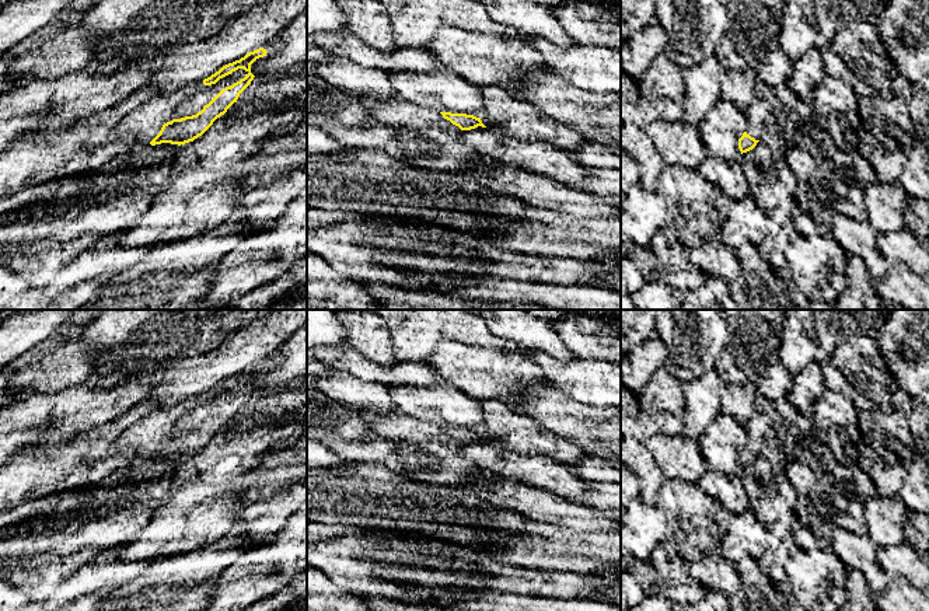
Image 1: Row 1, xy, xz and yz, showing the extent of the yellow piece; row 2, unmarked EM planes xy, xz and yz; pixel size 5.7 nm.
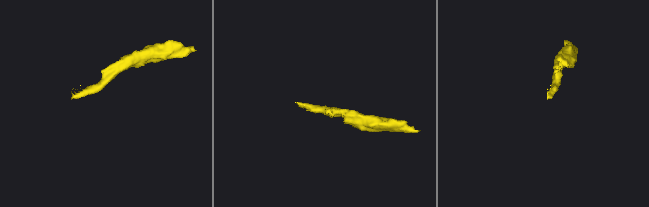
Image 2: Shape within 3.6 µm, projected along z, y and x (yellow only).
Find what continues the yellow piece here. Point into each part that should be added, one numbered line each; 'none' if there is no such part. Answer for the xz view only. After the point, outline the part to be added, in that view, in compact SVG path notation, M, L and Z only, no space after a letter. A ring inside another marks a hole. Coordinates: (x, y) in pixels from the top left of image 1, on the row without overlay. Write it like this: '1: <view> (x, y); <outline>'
1: xz (395, 425); M360 411L360 413L369 426L369 430L377 437L391 440L418 440L425 443L437 441L453 447L461 444L458 440L444 433L440 426L425 423L401 412L376 413L370 411Z

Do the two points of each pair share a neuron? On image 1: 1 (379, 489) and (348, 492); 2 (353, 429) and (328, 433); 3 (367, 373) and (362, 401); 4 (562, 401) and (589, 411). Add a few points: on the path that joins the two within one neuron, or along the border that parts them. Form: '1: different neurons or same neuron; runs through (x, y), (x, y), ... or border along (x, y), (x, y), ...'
1: same neuron; runs through (372, 489), (355, 489)
2: same neuron; runs through (348, 429), (334, 429)
3: different neurons; border along (335, 369), (387, 387)
4: same neuron; runs through (569, 407), (582, 411)

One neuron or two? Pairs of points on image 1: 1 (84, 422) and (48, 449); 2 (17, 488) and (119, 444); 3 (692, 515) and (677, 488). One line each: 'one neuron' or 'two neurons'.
1: one neuron
2: two neurons
3: one neuron

